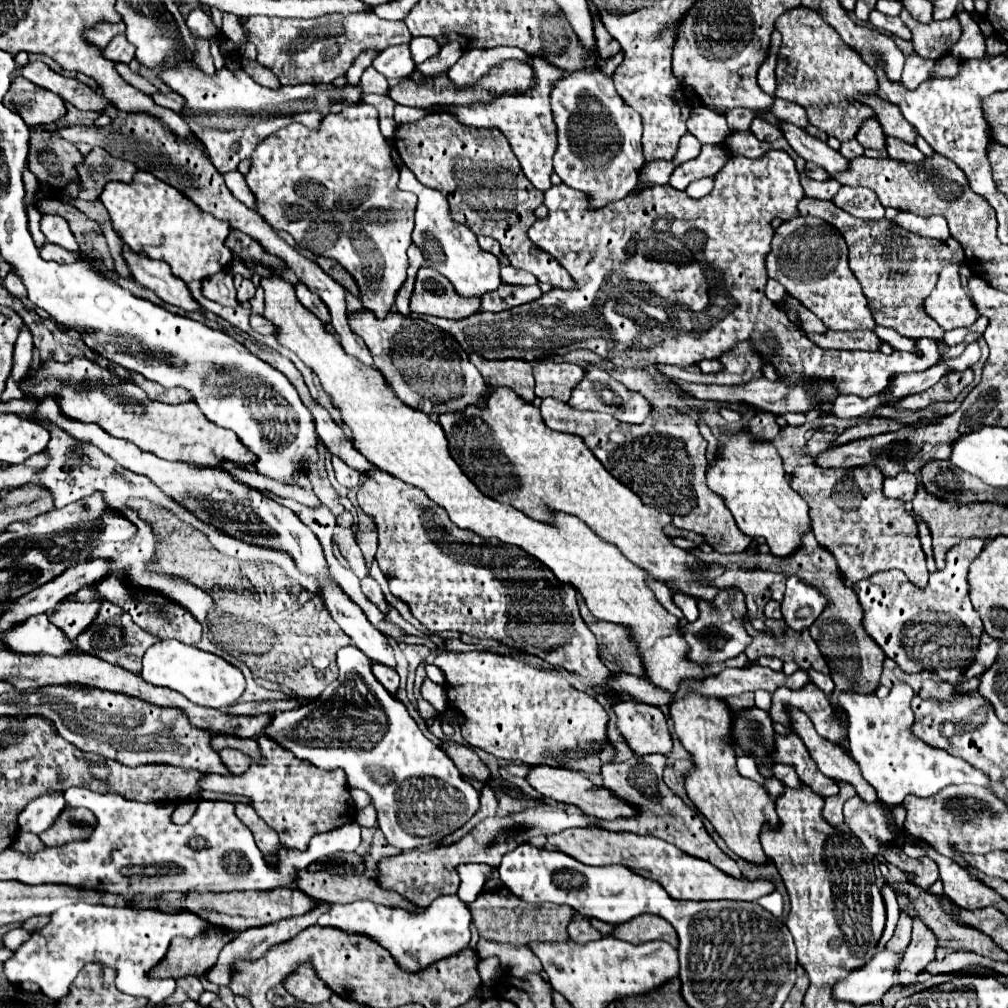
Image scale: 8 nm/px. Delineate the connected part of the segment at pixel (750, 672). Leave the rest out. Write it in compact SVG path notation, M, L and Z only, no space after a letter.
M751 665L745 669L723 669L719 675L705 677L705 681L687 681L681 685L681 691L693 687L705 695L717 695L725 699L729 695L737 695L743 691L757 691L757 689L773 693L779 687L787 687L791 691L797 691L809 683L813 681L807 671L797 671L787 677L783 671L777 673L769 667Z

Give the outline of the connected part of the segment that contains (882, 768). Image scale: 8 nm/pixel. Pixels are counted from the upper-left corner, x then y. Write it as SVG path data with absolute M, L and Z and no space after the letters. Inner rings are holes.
M907 683L893 685L885 699L879 699L875 693L861 695L845 691L845 695L839 695L839 703L849 715L849 753L857 761L863 779L877 791L877 797L887 805L897 805L907 795L931 797L953 783L987 785L989 777L985 773L943 749L929 747L911 733L913 695Z

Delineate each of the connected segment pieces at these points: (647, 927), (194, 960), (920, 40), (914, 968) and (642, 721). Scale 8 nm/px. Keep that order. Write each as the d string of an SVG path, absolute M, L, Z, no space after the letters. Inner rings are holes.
M639 915L629 923L617 925L613 931L613 937L633 945L647 943L647 941L667 941L673 947L679 945L679 937L671 927L671 923L665 919L659 919L657 915Z
M201 933L195 939L175 937L165 959L153 967L153 977L157 979L179 979L187 975L205 975L215 963L219 951L233 939L233 933Z
M901 11L899 15L903 23L913 33L913 49L923 57L931 61L939 61L945 55L951 53L953 45L961 37L961 25L957 23L957 17L945 19L945 21L933 21L929 25L915 21L909 11Z
M913 923L913 937L903 955L903 961L893 978L896 984L908 986L917 983L917 975L925 970L927 965L935 959L937 943L933 943L933 933L925 931L921 923Z
M623 697L623 701L613 705L613 711L617 715L619 731L625 735L627 743L637 755L671 753L673 743L667 719L659 707Z

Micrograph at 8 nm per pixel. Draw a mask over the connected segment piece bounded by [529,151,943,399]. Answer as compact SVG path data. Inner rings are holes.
M767 151L757 159L733 155L715 175L713 191L703 199L691 199L687 193L677 191L671 185L661 185L627 195L601 211L587 211L585 193L569 189L563 183L553 185L543 195L543 205L549 209L549 217L531 225L529 239L539 249L553 255L569 271L577 289L553 287L537 299L537 307L559 307L563 309L563 315L581 315L581 321L577 321L577 349L589 349L603 359L613 359L615 355L633 351L633 369L647 369L653 365L687 367L699 363L701 359L719 359L723 353L731 351L737 341L751 341L761 359L773 363L775 373L781 379L831 381L837 391L841 391L839 395L857 395L867 399L871 395L879 395L893 373L915 371L915 367L917 371L923 371L933 363L939 363L943 353L939 351L935 339L923 339L923 357L907 351L885 355L881 351L865 353L819 349L803 331L789 323L783 311L775 307L775 301L785 295L785 289L777 281L767 281L765 277L765 255L769 253L773 235L771 221L797 217L797 203L801 199L803 191L799 173L795 161L785 151ZM623 281L635 289L639 287L639 291L623 291ZM703 311L707 311L707 317L695 317Z

